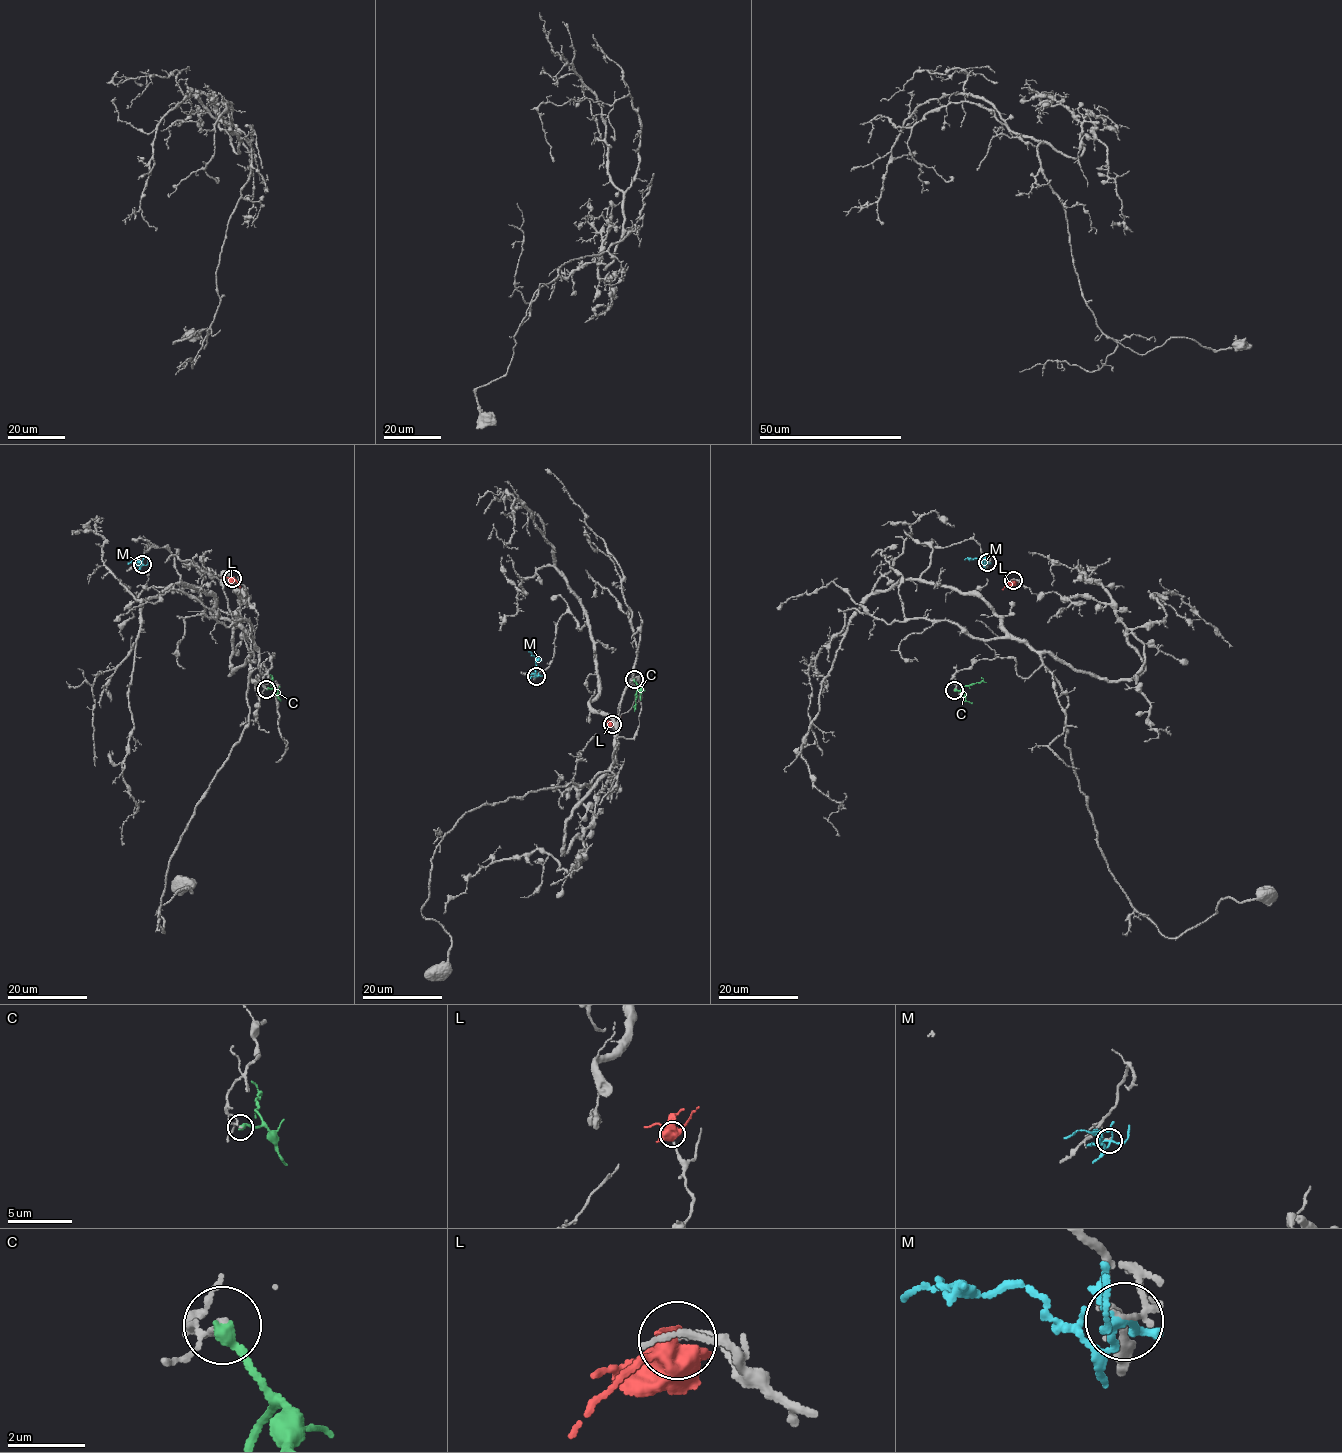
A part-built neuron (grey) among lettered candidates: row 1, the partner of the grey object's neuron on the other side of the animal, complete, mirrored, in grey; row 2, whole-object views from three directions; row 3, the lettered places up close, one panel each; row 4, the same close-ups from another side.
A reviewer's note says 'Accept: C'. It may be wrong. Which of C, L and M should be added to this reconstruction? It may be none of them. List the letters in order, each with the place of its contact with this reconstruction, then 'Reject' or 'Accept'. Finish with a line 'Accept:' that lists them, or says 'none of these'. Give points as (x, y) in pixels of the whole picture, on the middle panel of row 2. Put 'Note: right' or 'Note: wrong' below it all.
C: Touches grey at (634, 679). Reject
L: Touches grey at (612, 724). Accept
M: Touches grey at (536, 676). Reject
Accept: L
Note: wrong

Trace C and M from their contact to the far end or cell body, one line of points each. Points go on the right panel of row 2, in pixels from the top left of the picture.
C: (955, 690), (980, 682), (981, 677)
M: (987, 562), (983, 565), (977, 558), (965, 560)

